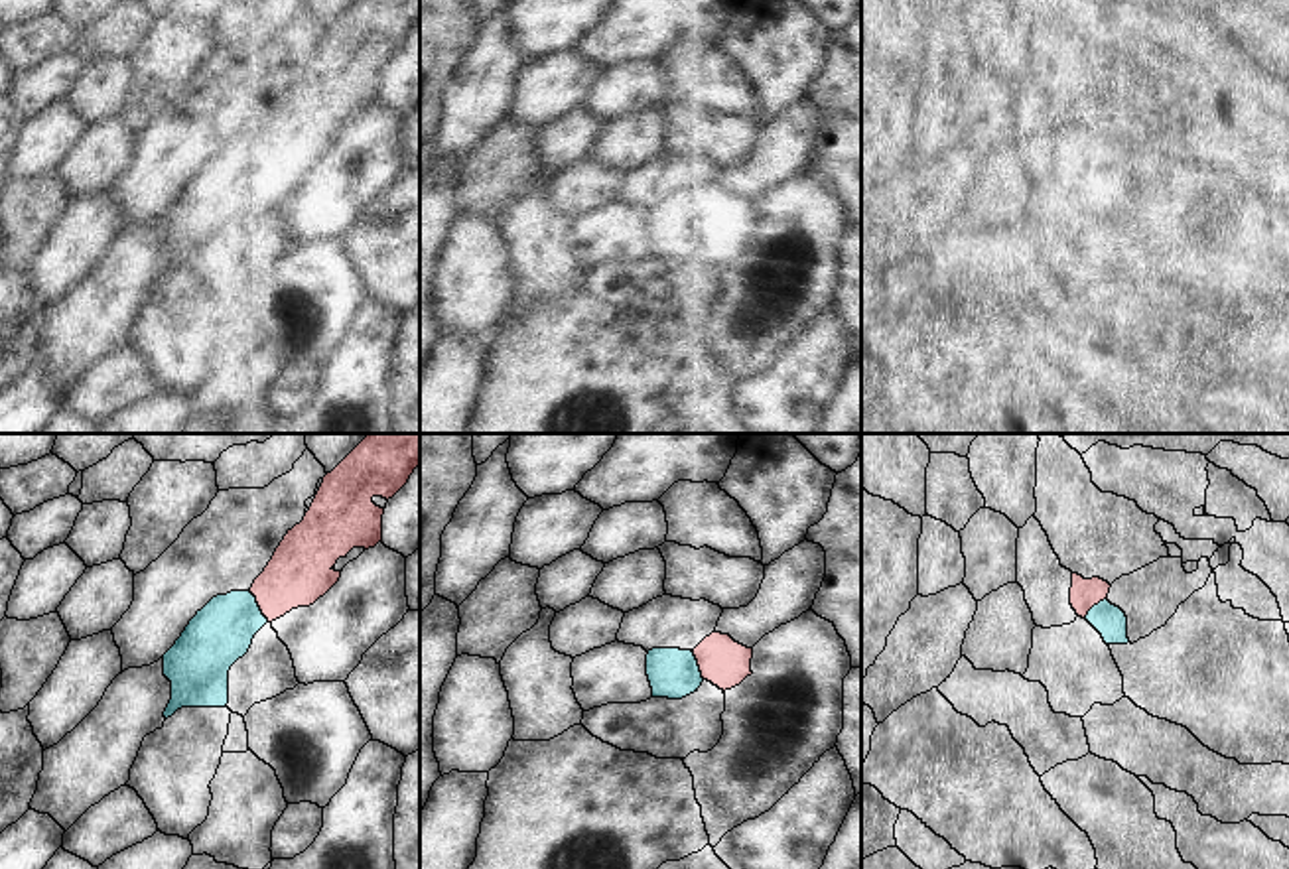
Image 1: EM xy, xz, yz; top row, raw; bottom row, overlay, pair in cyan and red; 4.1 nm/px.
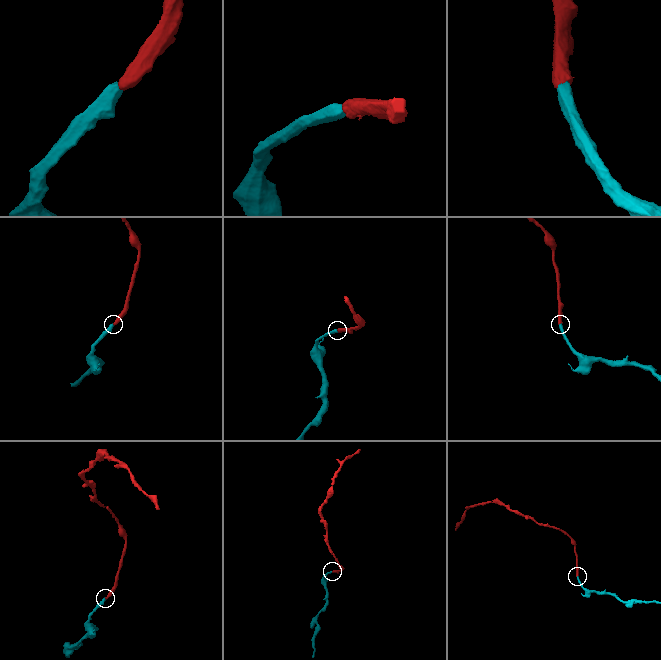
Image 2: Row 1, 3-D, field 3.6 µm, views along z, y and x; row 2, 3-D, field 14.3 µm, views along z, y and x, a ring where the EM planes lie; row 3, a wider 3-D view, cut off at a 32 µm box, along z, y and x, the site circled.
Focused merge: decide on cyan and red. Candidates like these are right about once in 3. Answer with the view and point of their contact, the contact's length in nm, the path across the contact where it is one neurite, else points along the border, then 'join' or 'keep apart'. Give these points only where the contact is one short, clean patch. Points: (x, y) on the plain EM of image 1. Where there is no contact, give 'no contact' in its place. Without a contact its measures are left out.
xy (259, 166) | 150 nm | across xy (221, 192), (239, 174), (259, 166), (300, 131) | join

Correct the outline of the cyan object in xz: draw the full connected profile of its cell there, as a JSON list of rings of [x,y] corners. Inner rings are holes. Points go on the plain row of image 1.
[[[712,191],[694,209],[652,207],[646,213],[646,234],[652,256],[682,258],[704,238],[719,248],[731,248],[751,234],[753,207],[729,193]]]

